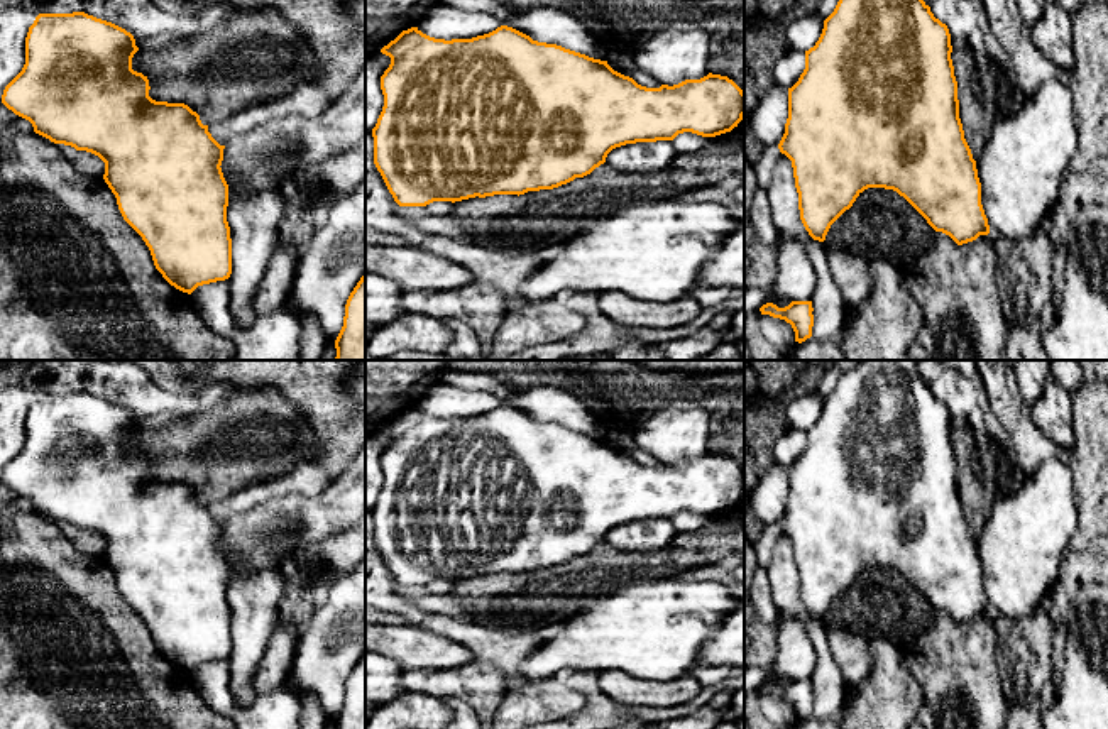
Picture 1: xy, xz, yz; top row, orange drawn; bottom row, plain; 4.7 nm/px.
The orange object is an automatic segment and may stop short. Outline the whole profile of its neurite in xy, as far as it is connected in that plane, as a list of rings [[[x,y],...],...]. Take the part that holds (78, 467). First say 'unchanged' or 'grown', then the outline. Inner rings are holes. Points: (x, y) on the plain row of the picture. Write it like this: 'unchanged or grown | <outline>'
unchanged | [[[85,391],[39,392],[25,416],[25,443],[5,465],[2,482],[29,499],[36,512],[91,531],[105,541],[103,558],[115,573],[123,599],[142,616],[162,656],[191,673],[198,665],[225,660],[232,653],[228,563],[220,546],[225,524],[211,516],[208,504],[188,484],[149,475],[147,455],[132,448],[137,430],[134,414],[112,401]]]

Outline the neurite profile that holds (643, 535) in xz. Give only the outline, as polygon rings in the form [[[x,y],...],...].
[[[672,519],[636,521],[612,528],[606,543],[621,551],[658,551],[666,548],[675,538],[677,529]]]

